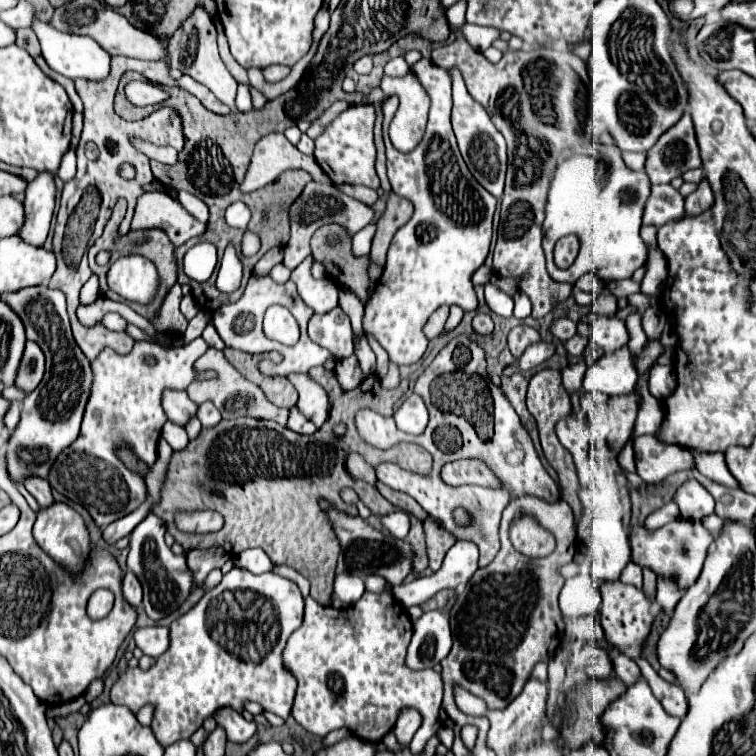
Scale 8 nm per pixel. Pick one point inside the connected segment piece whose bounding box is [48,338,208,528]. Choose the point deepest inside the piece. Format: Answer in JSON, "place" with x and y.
{"place":[127,393]}

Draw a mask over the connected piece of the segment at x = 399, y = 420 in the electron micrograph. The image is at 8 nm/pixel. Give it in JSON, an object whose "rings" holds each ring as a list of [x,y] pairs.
{"rings":[[[416,394],[408,396],[404,404],[398,408],[398,412],[394,414],[394,420],[402,432],[422,434],[428,424],[428,410],[426,410],[424,400]]]}

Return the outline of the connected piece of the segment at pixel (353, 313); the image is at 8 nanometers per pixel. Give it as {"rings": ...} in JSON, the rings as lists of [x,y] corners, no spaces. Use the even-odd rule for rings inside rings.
{"rings":[[[340,288],[340,304],[338,304],[352,320],[352,328],[354,332],[358,332],[358,336],[364,336],[366,332],[362,332],[362,312],[364,312],[364,306],[358,298],[354,298],[350,294],[350,290],[346,288]]]}

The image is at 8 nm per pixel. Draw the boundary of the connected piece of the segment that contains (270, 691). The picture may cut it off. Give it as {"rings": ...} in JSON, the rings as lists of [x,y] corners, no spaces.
{"rings":[[[236,566],[224,574],[222,582],[214,590],[206,590],[202,600],[188,614],[170,624],[168,652],[158,656],[156,664],[146,672],[140,668],[128,668],[112,686],[110,700],[130,708],[134,714],[138,714],[146,704],[154,706],[152,730],[164,748],[178,740],[190,738],[206,718],[224,706],[232,706],[242,712],[244,700],[258,702],[266,712],[274,712],[276,716],[288,720],[298,682],[282,664],[282,648],[286,646],[288,636],[302,624],[302,616],[304,598],[294,582],[274,572],[256,576]]]}

